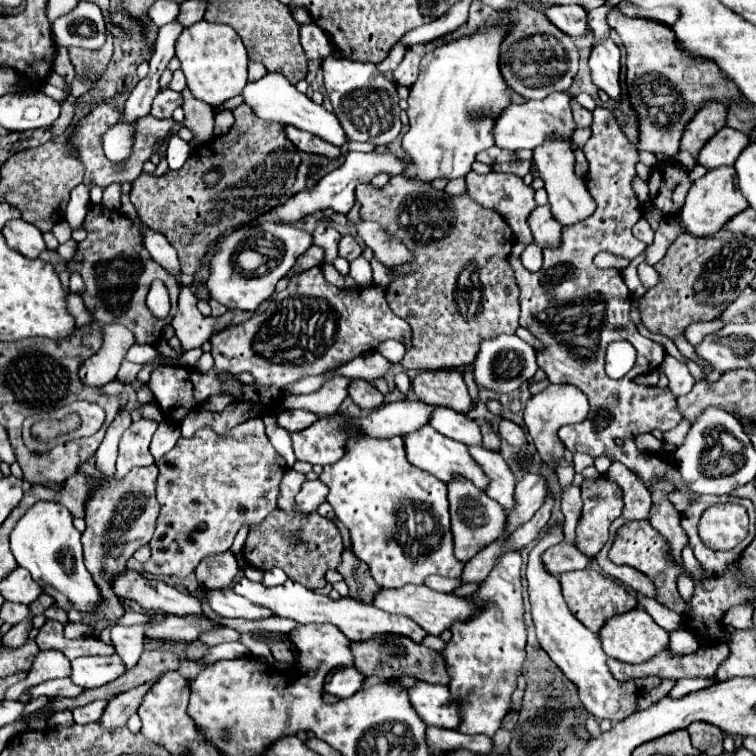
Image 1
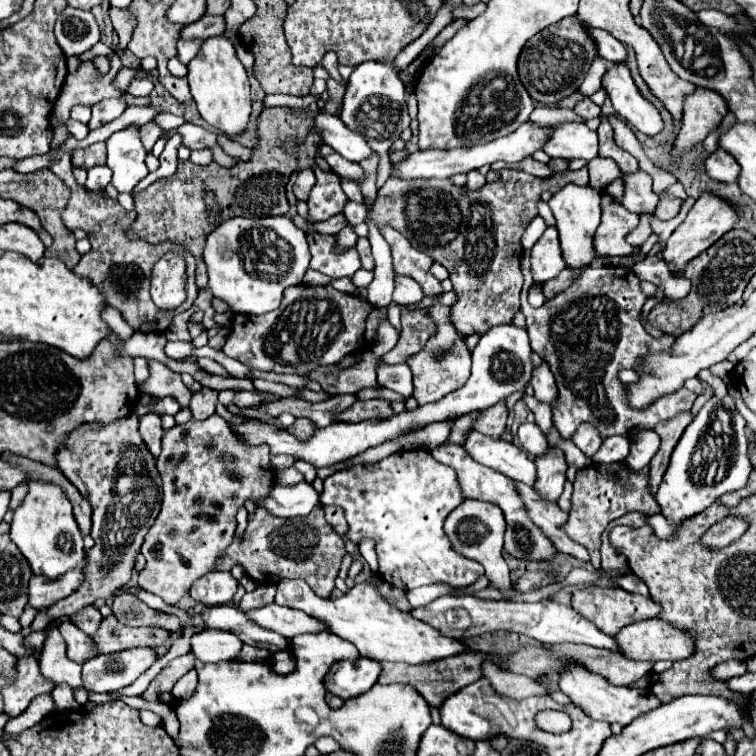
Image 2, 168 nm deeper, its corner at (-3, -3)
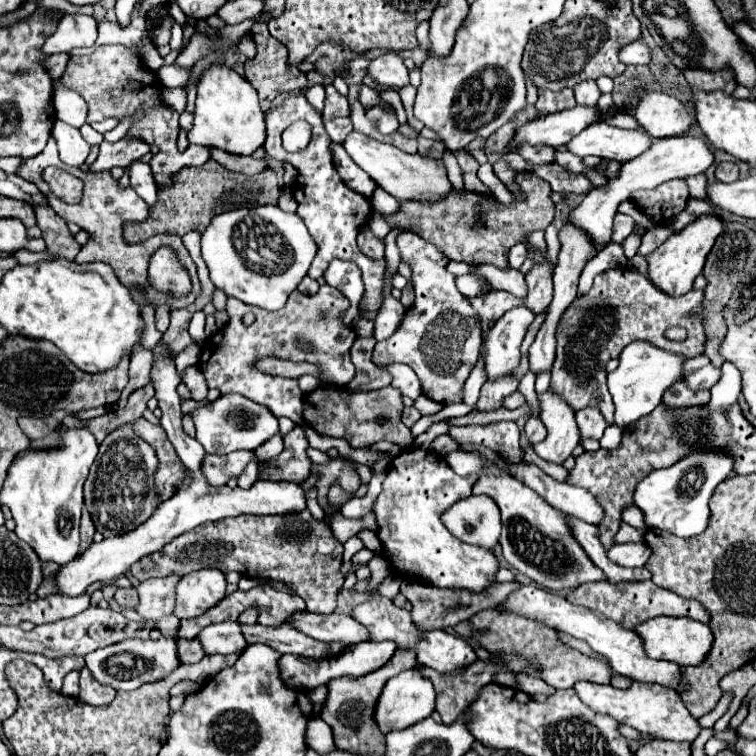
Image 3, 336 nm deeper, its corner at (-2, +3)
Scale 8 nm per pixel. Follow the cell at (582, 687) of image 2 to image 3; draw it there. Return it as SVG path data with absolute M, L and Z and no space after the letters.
M579 681L575 685L577 695L585 705L589 705L595 713L617 717L619 723L631 725L643 735L665 739L665 741L687 741L693 743L695 737L701 733L699 721L689 713L681 697L667 687L651 685L651 683L633 683L629 689L617 689L611 685L597 685L589 681Z

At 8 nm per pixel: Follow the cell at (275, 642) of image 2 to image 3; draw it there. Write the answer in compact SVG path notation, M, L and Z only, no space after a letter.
M241 625L243 635L247 643L263 643L273 647L279 653L291 653L299 657L309 657L309 659L321 659L321 657L335 657L329 649L329 645L315 641L313 637L303 635L301 631L289 627L289 625L279 625L279 627L263 627L263 625Z

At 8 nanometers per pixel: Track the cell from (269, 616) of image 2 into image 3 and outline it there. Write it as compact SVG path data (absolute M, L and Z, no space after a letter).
M301 611L301 613L293 613L291 619L295 629L323 643L335 641L341 643L343 647L349 647L369 641L369 631L359 621L353 621L353 617L349 615L339 615L339 613L319 615L319 613Z

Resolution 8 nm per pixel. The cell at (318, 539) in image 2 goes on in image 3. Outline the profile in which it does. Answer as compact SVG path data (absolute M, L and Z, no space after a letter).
M305 509L295 515L241 515L221 519L209 525L199 525L181 537L175 537L161 551L141 557L131 567L137 581L167 575L189 575L199 569L223 569L223 573L237 571L251 579L285 581L293 585L293 593L307 603L311 613L333 613L337 607L337 593L343 587L346 574L341 573L343 547L333 537L325 521L315 521Z

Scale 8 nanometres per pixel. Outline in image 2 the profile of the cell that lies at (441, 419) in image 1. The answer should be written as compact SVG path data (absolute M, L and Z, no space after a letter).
M470 429L466 433L462 447L478 463L482 463L494 471L500 471L502 475L506 475L514 481L522 481L526 485L532 485L536 479L534 461L528 457L528 453L524 449L516 447L514 443L494 441L490 437Z

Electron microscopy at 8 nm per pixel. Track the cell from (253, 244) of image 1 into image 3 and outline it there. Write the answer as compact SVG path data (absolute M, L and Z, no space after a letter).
M259 205L259 207L239 207L213 217L209 227L201 235L201 255L207 263L209 277L215 287L223 289L227 297L235 297L247 305L255 305L267 311L277 311L285 305L287 297L297 289L301 279L307 275L307 269L317 253L317 245L311 239L305 223L295 213L285 213L277 205Z

